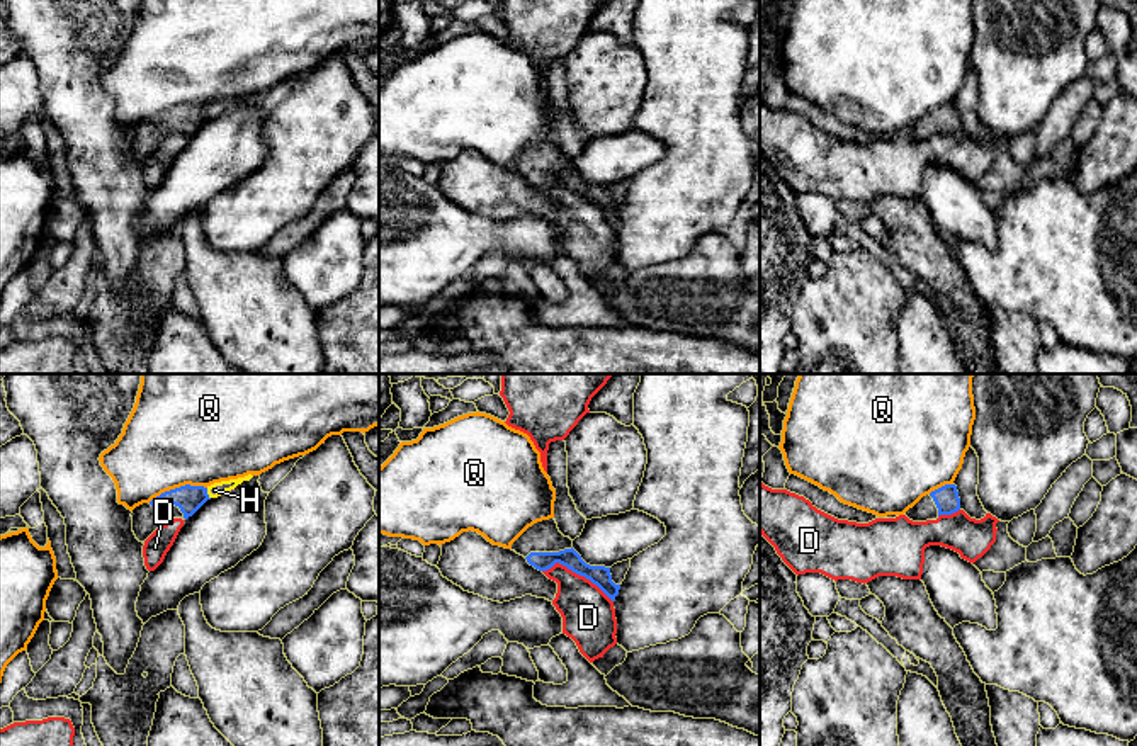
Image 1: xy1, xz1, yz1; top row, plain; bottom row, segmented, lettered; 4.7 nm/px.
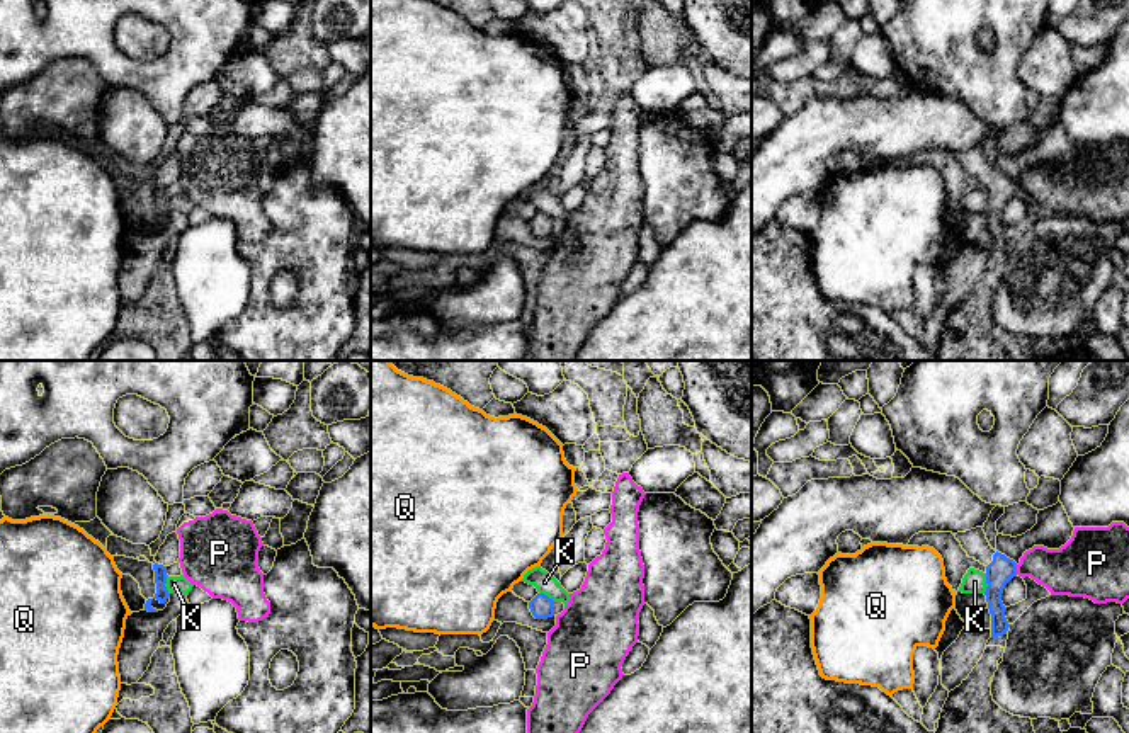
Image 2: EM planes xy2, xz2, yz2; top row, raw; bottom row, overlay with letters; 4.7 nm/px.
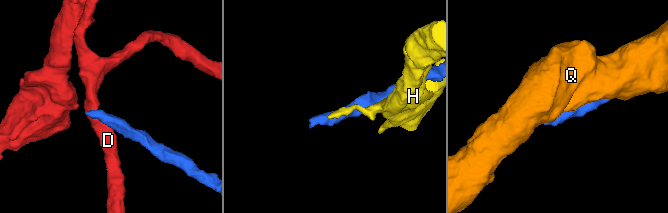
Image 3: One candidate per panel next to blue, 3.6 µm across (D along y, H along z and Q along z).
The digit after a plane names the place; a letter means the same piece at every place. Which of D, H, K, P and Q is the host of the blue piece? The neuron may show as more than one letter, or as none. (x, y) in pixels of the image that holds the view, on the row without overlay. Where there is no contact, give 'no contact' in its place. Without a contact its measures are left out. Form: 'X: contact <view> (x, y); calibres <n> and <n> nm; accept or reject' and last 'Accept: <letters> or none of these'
D: contact xz1 (578, 192); calibres 100 and 260 nm; reject
H: contact xy1 (206, 113); calibres 130 and 70 nm; reject
K: contact yz2 (987, 201); calibres 120 and 110 nm; reject
P: contact yz2 (1015, 189); calibres 120 and 220 nm; reject
Q: contact xy1 (177, 107); calibres 130 and 480 nm; reject
Accept: none of these

